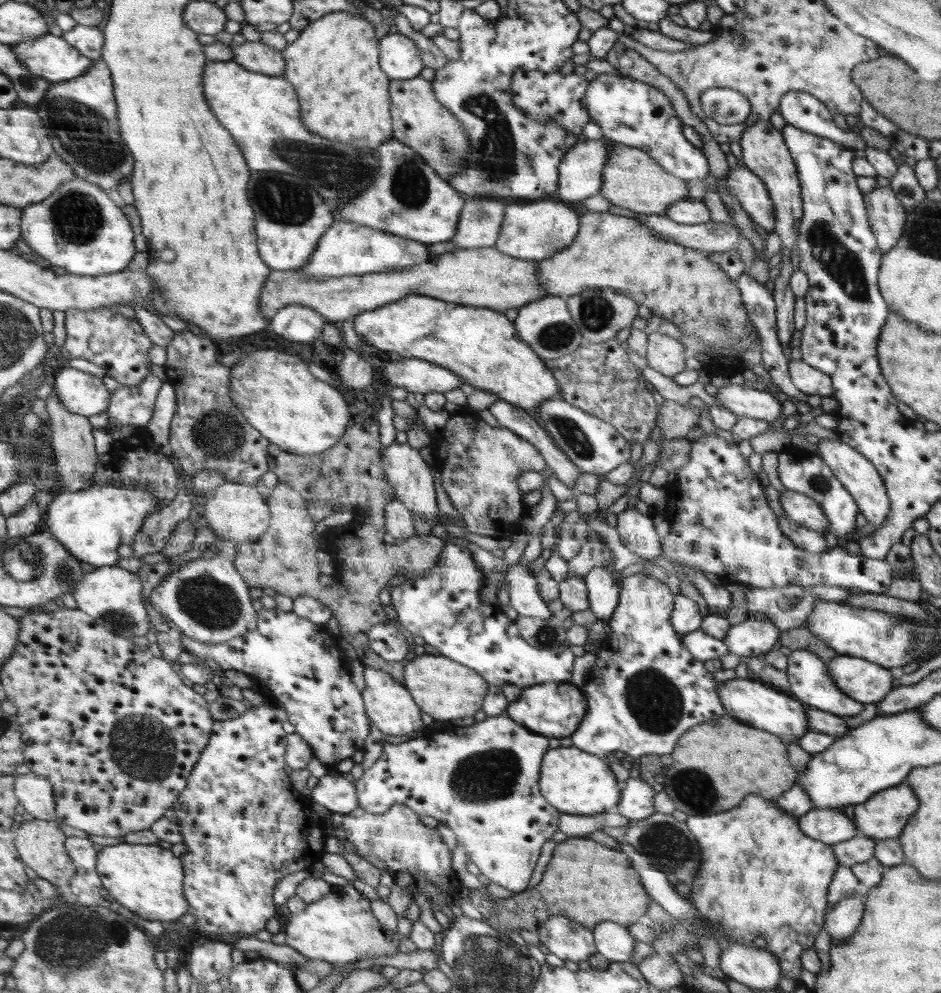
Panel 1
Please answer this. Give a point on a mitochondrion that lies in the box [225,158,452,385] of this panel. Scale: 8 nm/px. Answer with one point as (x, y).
(287, 202)

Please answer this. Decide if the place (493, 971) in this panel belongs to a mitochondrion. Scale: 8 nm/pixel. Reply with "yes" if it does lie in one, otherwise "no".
yes

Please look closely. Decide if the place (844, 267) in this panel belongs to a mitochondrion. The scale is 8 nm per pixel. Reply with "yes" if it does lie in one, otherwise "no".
yes

